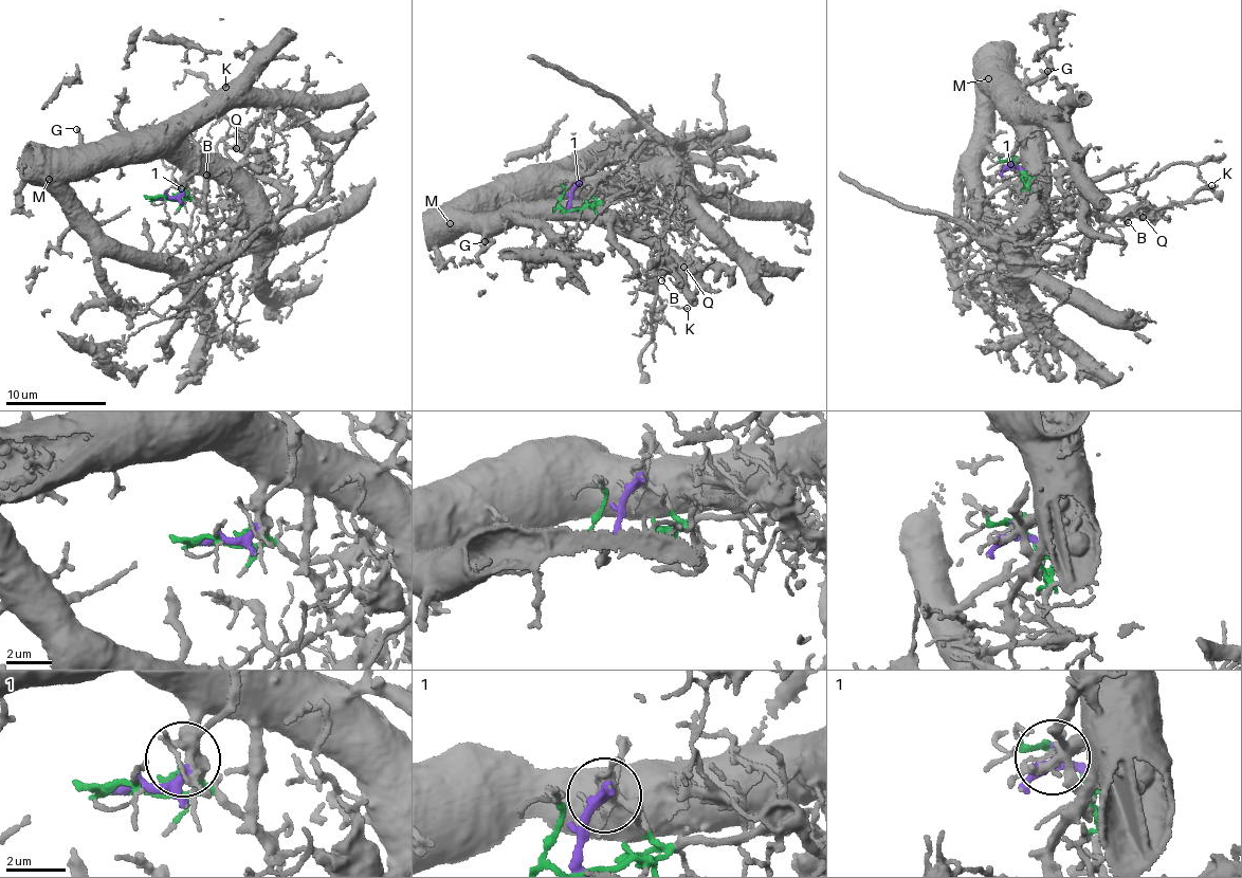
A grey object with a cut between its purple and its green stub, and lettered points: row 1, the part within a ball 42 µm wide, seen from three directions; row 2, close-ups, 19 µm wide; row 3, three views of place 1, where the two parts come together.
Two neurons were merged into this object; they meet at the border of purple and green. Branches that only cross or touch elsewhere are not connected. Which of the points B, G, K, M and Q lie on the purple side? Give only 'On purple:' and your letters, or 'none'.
On purple: G, M

